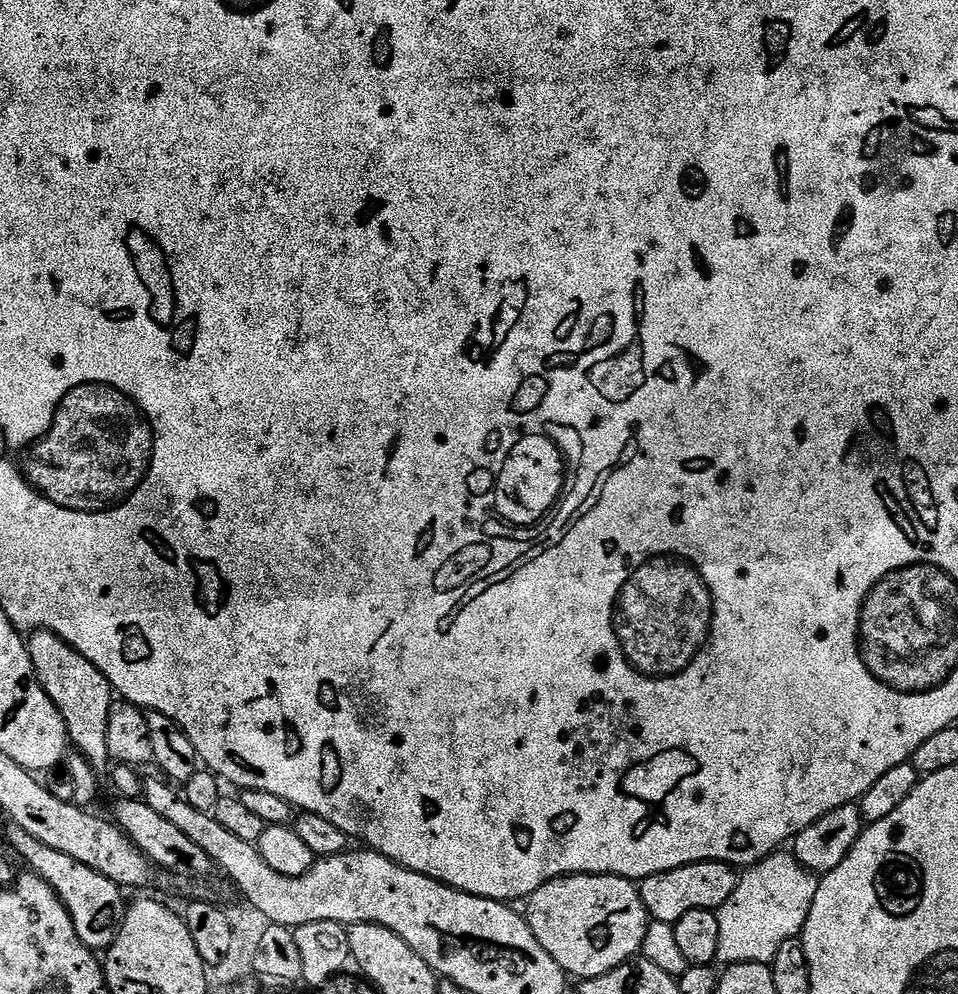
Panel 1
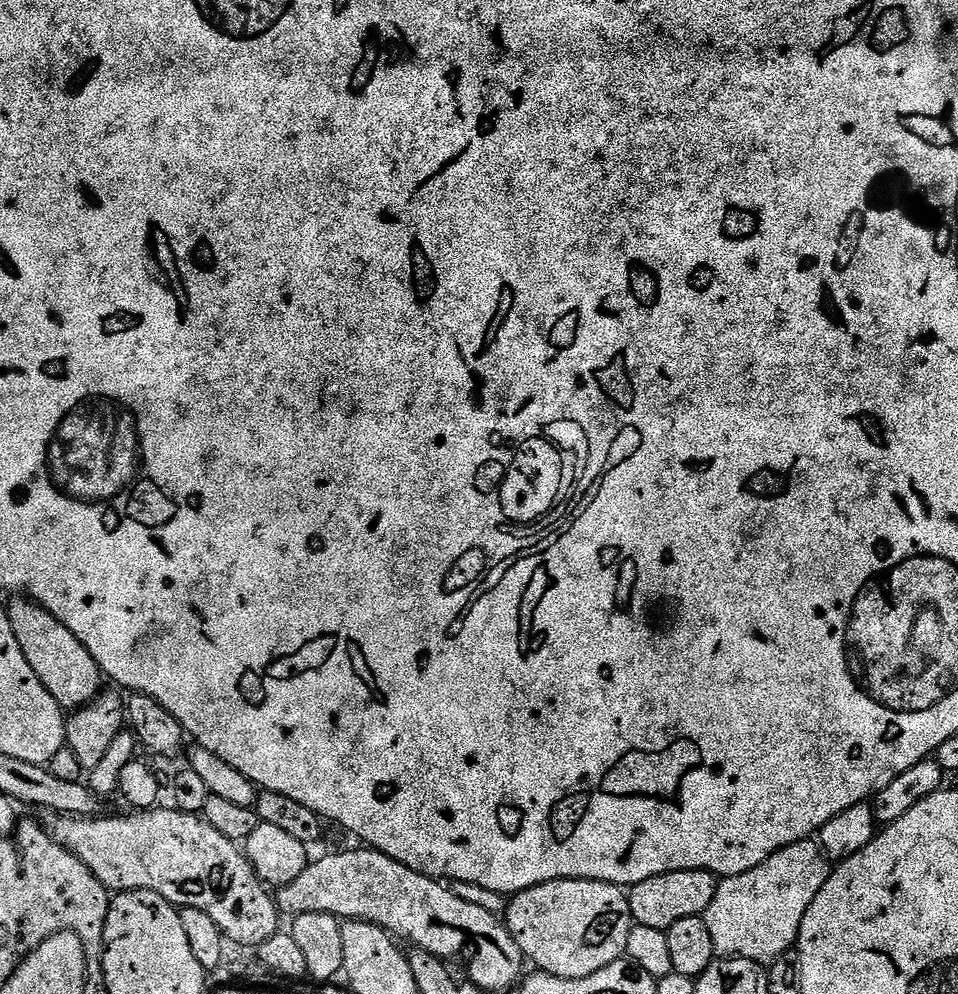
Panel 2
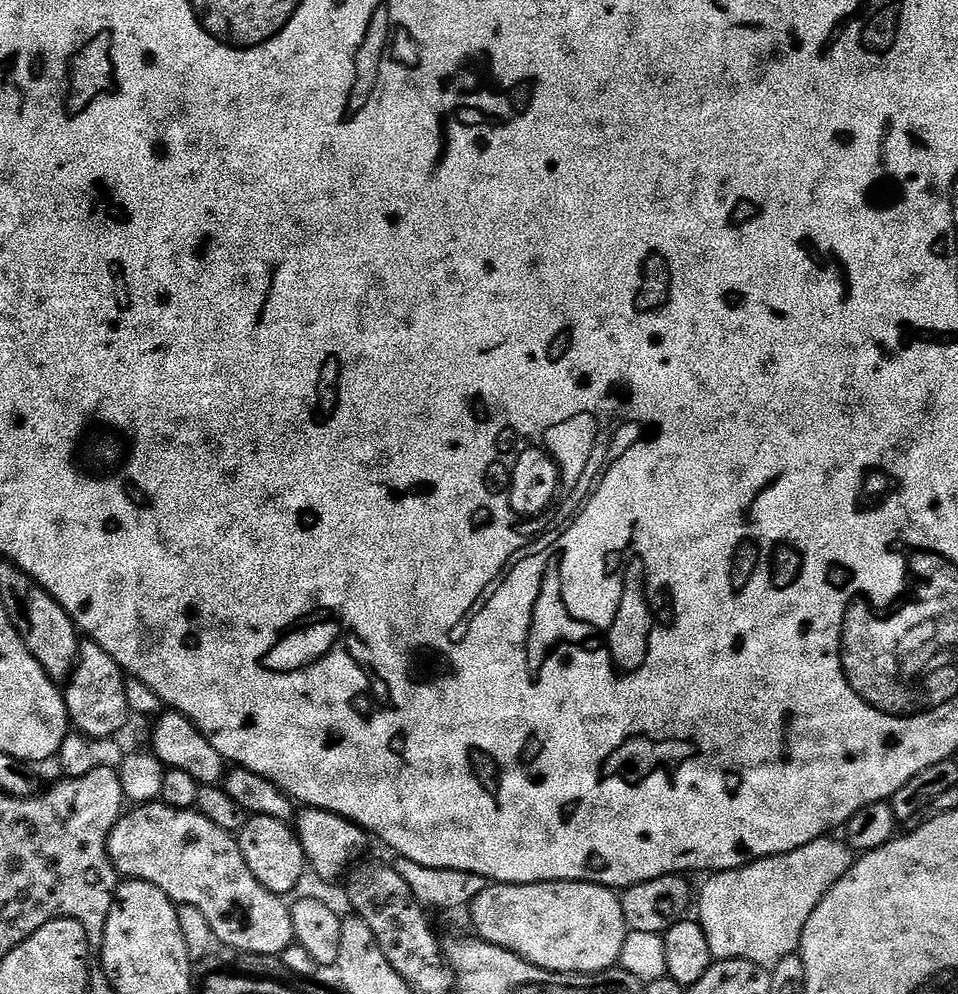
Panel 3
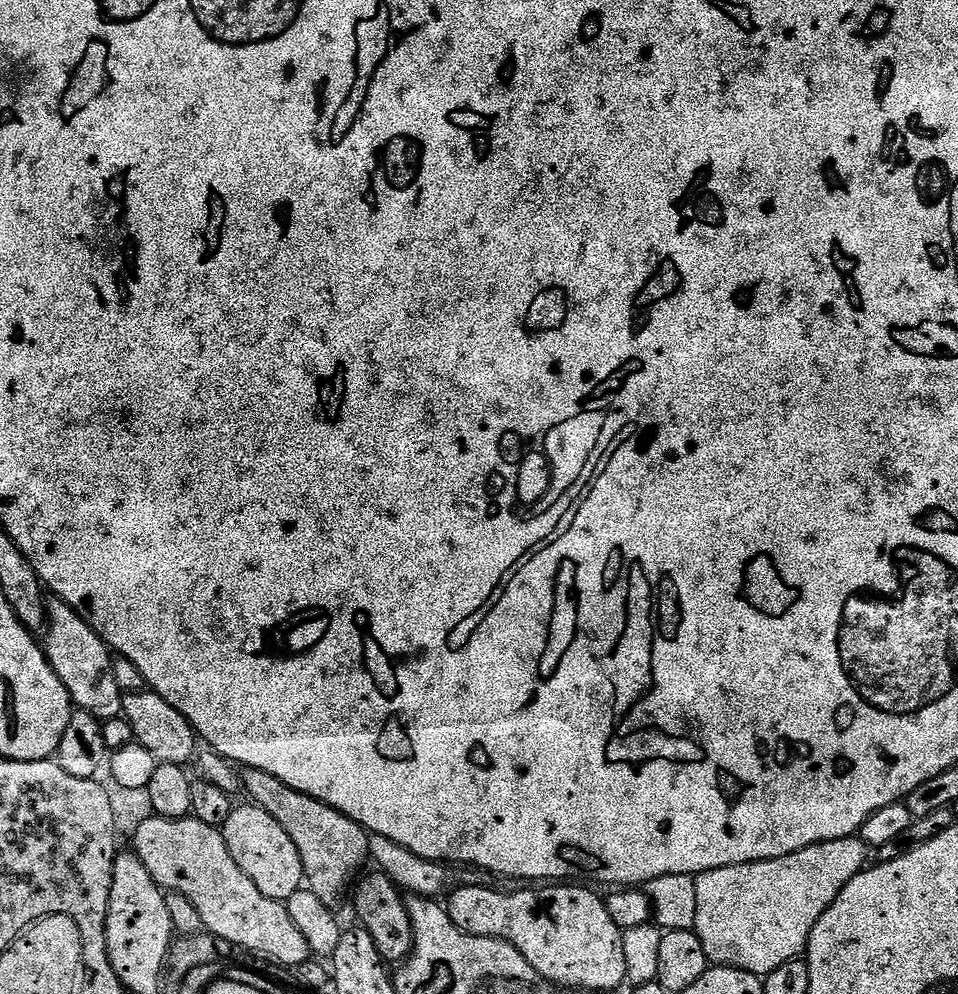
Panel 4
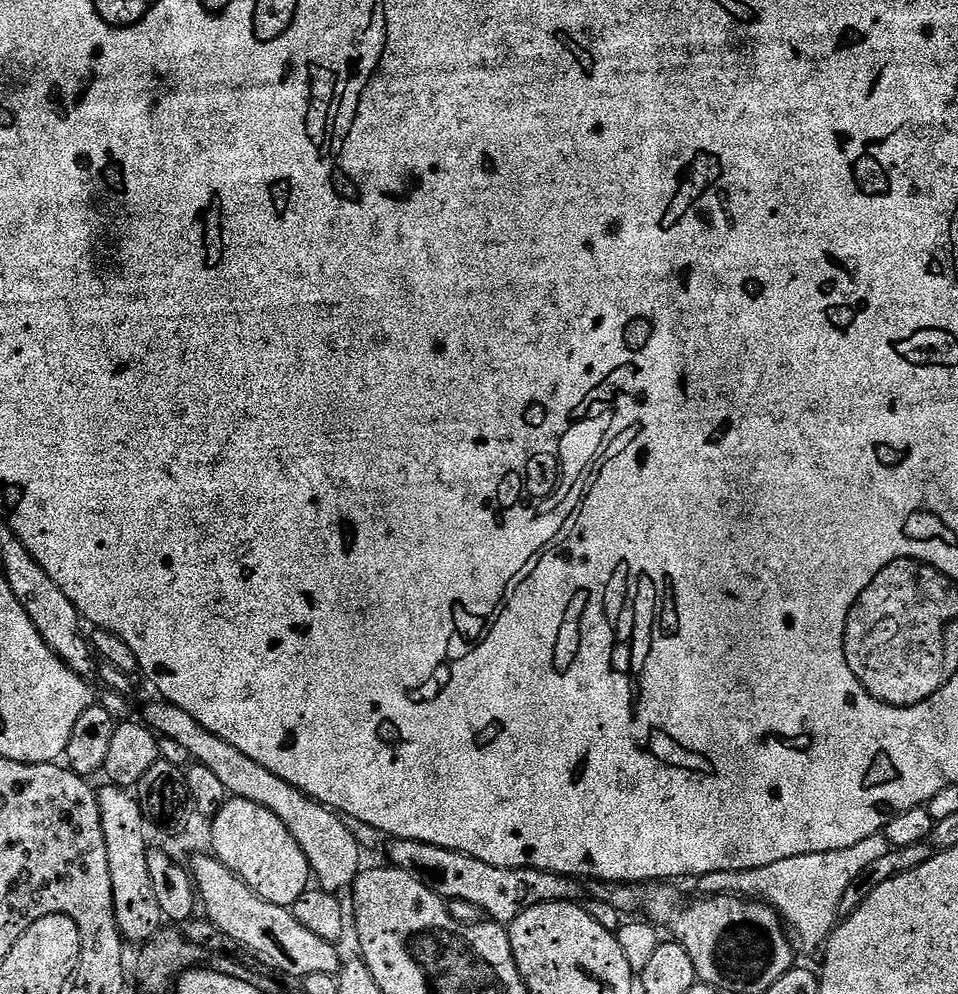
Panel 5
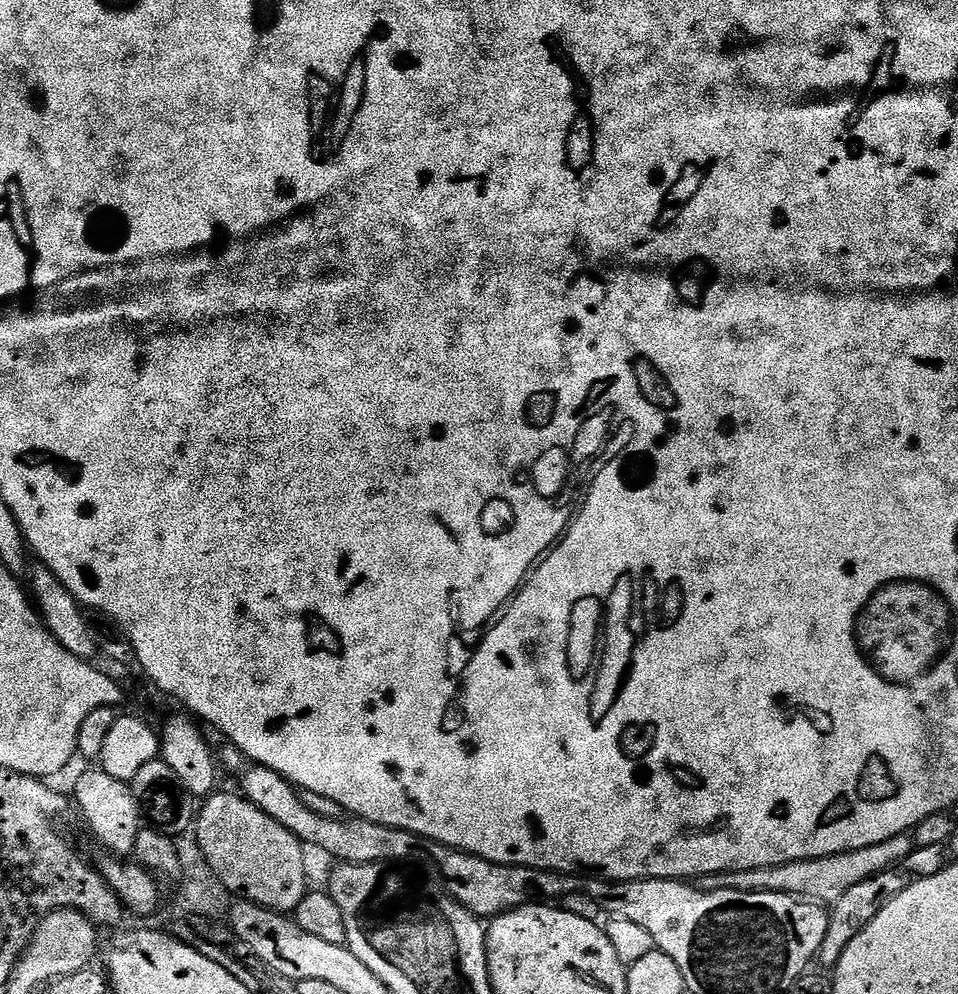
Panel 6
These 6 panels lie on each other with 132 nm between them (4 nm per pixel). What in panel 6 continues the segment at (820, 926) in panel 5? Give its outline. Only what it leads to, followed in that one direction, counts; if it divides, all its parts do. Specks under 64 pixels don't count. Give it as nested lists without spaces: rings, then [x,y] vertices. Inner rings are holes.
[[[911,835],[895,836],[886,842],[878,842],[878,846],[866,846],[862,850],[850,850],[846,854],[834,854],[826,858],[803,860],[793,864],[779,864],[777,868],[759,868],[753,872],[719,872],[709,876],[696,877],[694,884],[702,892],[714,890],[738,890],[739,892],[791,892],[793,896],[807,898],[813,902],[835,902],[850,890],[850,886],[858,886],[858,882],[866,882],[879,872],[889,871],[899,862],[907,861],[914,847]]]

